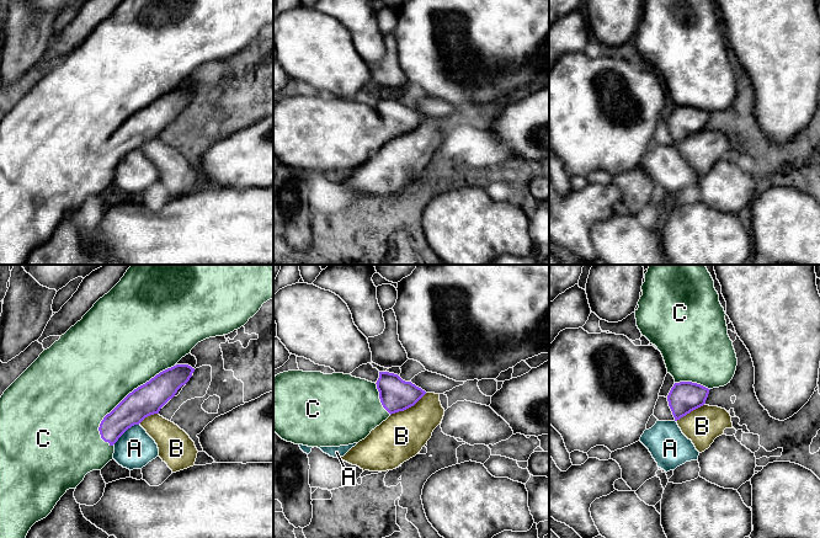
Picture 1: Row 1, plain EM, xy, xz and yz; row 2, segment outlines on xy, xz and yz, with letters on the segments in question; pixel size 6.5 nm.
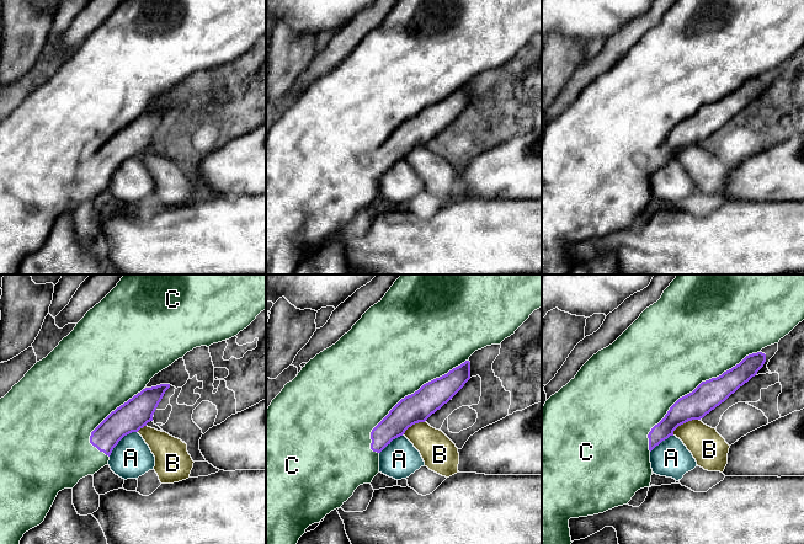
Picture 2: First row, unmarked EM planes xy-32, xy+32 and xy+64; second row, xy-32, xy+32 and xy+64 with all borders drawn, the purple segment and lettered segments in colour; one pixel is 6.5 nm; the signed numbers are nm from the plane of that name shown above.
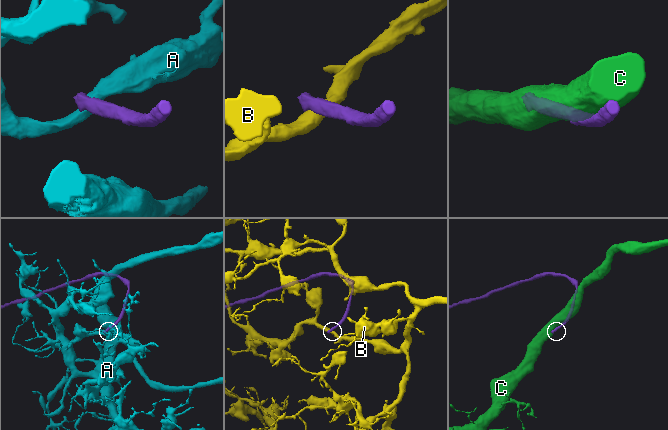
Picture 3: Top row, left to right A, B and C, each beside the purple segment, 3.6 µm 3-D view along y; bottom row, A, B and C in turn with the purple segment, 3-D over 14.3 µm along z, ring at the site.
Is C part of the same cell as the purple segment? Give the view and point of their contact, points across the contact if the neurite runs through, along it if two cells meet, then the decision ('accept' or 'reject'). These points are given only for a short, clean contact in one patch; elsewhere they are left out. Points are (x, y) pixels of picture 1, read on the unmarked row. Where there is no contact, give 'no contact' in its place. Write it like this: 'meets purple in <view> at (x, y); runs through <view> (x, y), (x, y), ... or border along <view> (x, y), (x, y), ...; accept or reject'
meets purple in xy at (128, 118); accept

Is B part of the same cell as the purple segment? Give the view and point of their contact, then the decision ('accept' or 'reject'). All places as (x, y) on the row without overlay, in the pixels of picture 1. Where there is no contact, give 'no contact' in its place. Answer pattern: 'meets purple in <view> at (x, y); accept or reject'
meets purple in xz at (408, 132); reject

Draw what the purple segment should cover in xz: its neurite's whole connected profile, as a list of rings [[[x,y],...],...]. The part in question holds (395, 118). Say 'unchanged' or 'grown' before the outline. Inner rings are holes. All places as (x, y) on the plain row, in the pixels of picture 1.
grown | [[[288,95],[273,102],[273,155],[284,165],[308,171],[358,167],[392,138],[414,130],[425,114],[398,98],[379,96],[376,107],[351,98]]]

